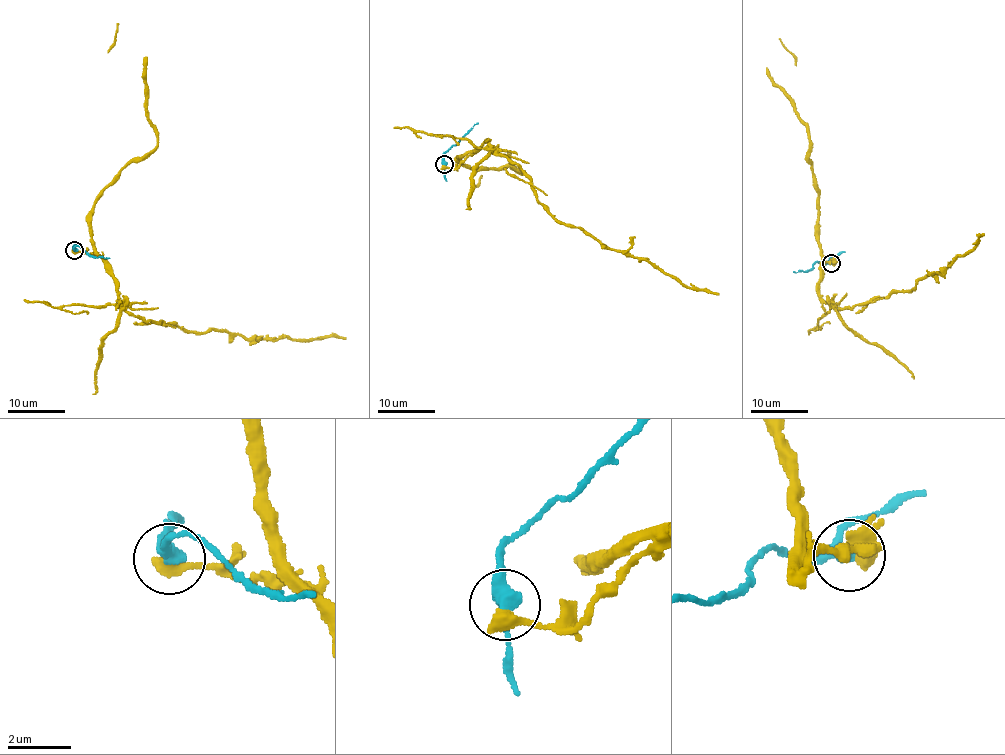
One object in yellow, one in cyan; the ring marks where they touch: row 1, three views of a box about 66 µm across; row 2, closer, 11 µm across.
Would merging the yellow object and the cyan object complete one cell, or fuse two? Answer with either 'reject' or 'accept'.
reject

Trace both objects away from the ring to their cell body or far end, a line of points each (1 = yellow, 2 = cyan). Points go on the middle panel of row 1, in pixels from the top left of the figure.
1: (443, 165), (455, 169), (486, 140), (530, 180), (536, 197), (560, 221), (645, 257), (690, 288), (719, 294)
2: (443, 164), (443, 154), (478, 123)

